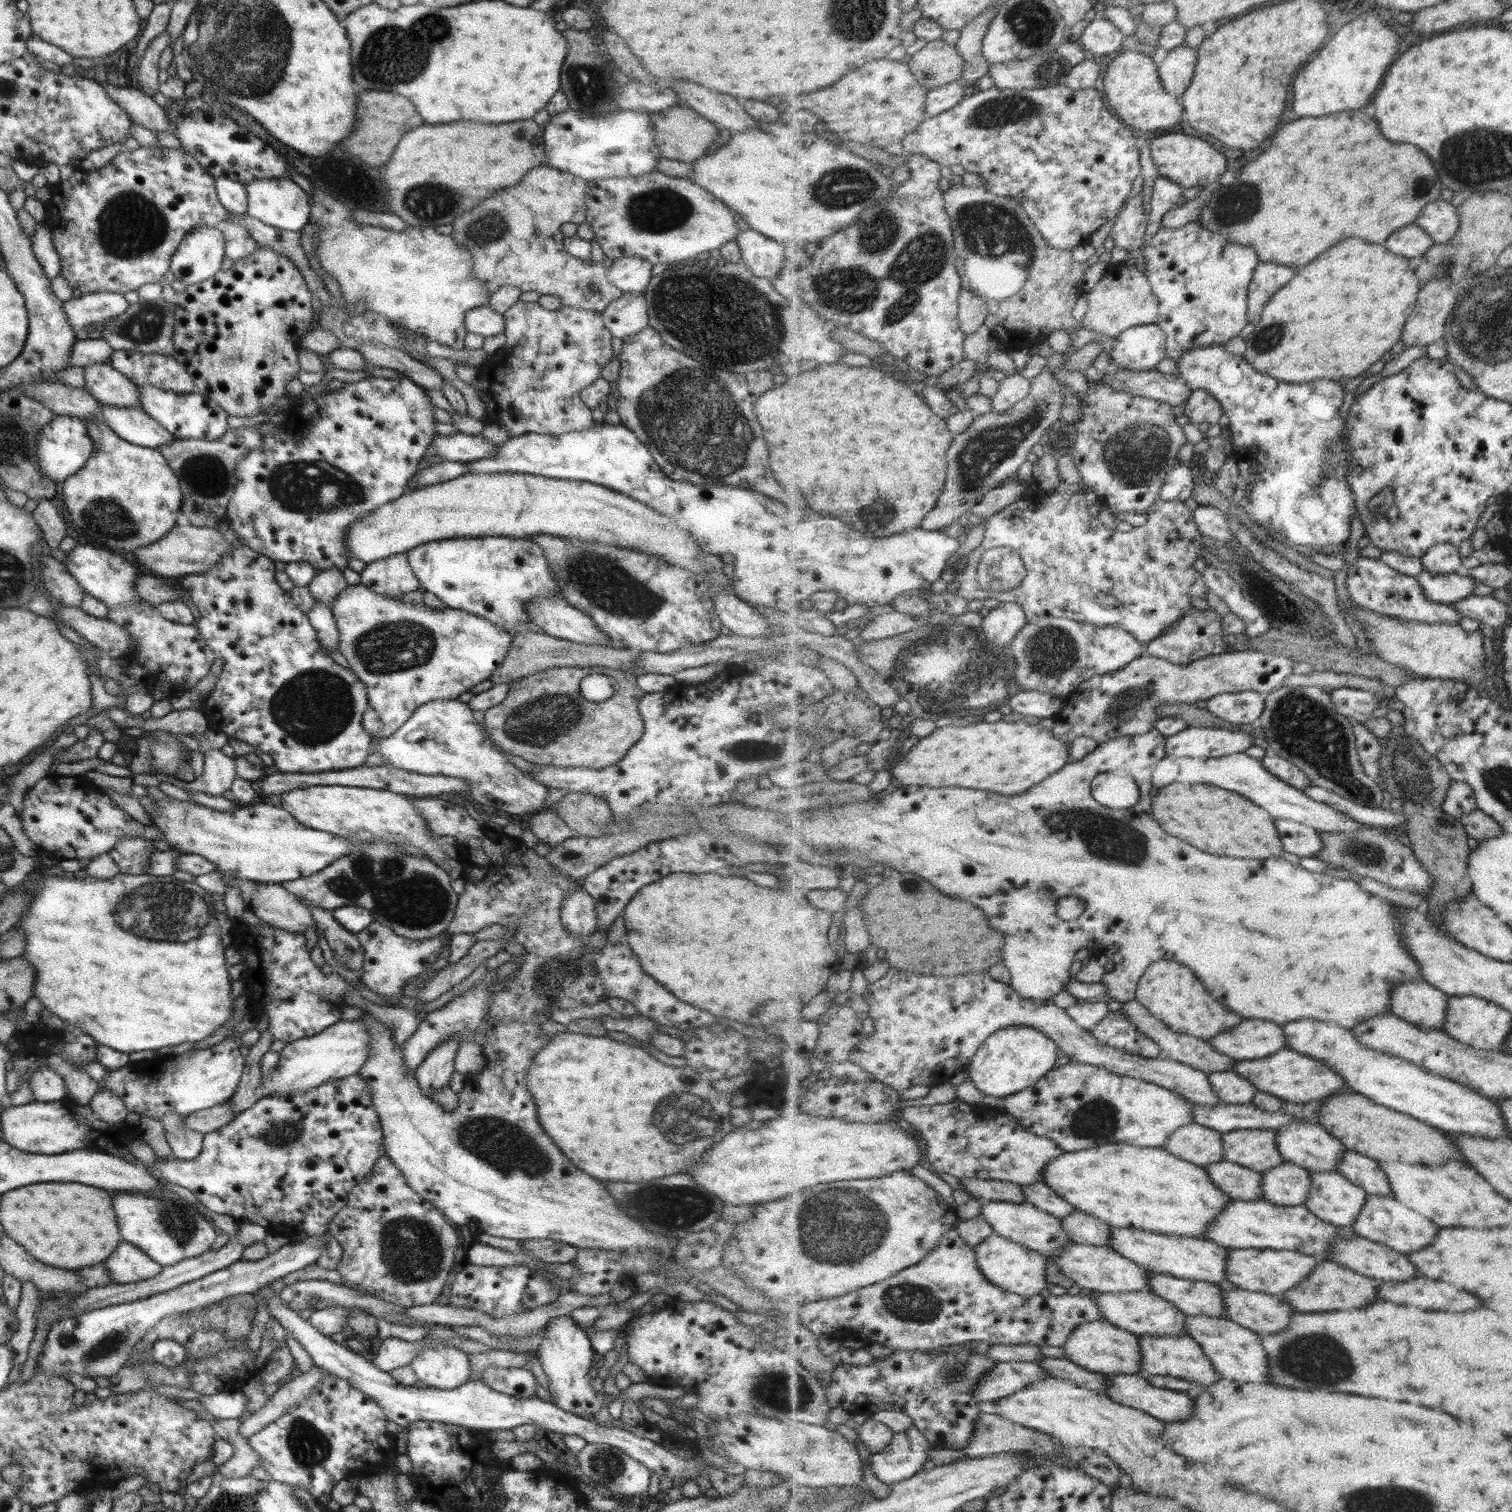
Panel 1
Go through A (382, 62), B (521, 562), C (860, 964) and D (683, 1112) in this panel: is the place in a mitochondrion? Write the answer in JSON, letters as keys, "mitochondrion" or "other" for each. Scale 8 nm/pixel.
{"A":"mitochondrion","B":"other","C":"other","D":"mitochondrion"}

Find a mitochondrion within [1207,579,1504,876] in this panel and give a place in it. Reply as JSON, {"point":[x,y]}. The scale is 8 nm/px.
{"point":[1300,724]}

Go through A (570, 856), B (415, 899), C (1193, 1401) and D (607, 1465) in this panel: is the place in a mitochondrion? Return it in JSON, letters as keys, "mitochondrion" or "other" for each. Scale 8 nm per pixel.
{"A":"mitochondrion","B":"mitochondrion","C":"other","D":"mitochondrion"}

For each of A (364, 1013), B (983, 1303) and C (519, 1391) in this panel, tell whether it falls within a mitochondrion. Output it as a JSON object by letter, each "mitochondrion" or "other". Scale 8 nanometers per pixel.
{"A":"other","B":"other","C":"other"}

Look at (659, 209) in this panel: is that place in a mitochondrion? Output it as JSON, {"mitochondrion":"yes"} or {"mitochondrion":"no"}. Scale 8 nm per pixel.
{"mitochondrion":"yes"}

